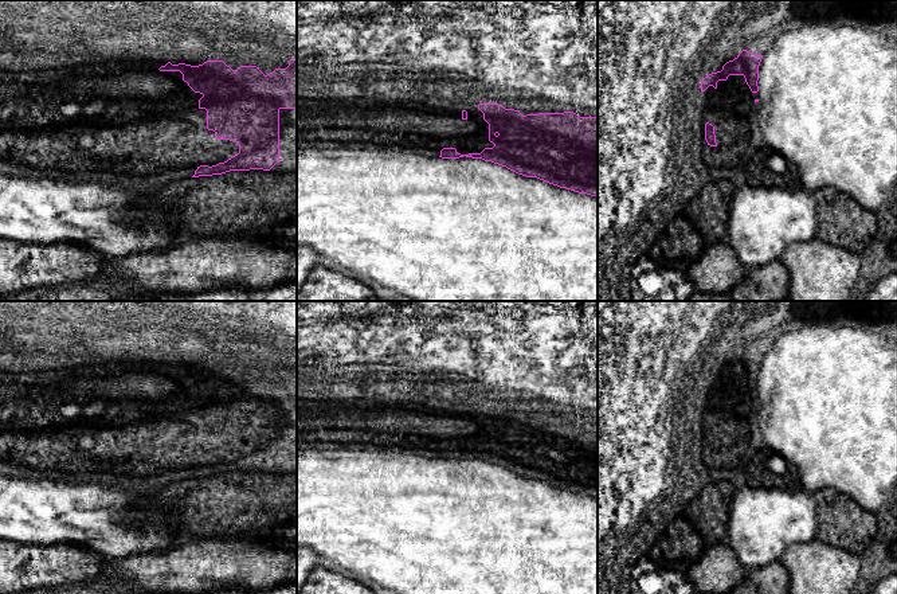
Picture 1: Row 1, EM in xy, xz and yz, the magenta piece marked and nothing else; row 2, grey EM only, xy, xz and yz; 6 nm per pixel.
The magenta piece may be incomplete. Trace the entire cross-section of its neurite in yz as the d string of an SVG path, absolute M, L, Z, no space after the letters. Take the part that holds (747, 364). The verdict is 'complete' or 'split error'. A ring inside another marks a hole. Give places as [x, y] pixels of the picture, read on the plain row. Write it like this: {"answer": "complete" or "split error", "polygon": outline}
{"answer": "split error", "polygon": "M743 351L721 372L701 382L700 405L708 414L713 410L759 410L759 367L763 356Z"}

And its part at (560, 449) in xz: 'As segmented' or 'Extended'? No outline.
Extended

